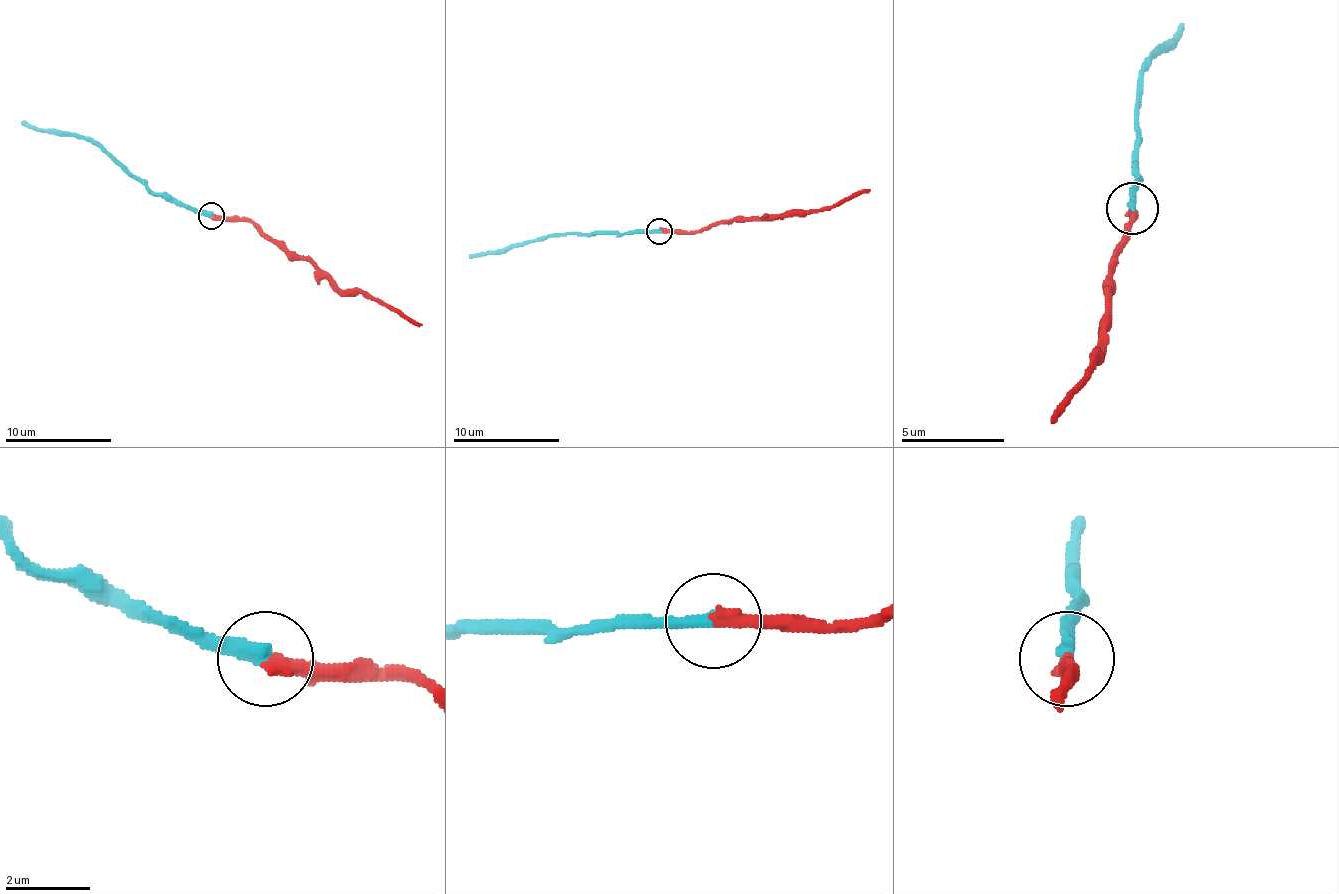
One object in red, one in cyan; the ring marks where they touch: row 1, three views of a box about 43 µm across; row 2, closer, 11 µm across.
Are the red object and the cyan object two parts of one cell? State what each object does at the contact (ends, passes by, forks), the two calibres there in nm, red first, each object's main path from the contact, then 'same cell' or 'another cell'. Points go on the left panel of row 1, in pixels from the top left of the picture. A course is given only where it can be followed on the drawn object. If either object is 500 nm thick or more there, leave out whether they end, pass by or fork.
red ends; cyan ends; calibres 360 and 360 nm; course red (212, 215), (249, 218), (292, 252), (310, 258), (342, 290), (369, 292), (422, 324); course cyan (212, 215), (198, 215), (156, 196), (89, 140), (36, 130), (22, 122); another cell

